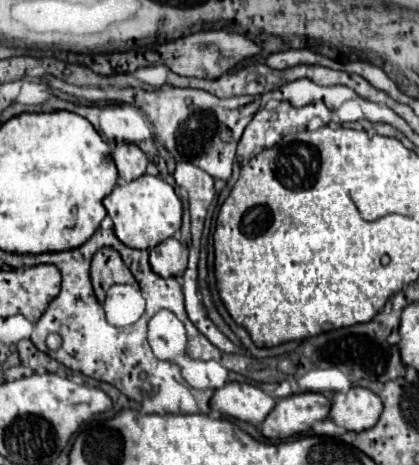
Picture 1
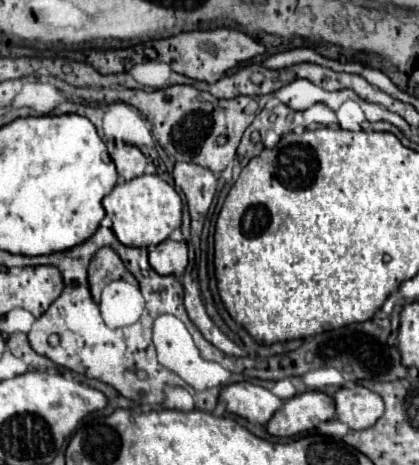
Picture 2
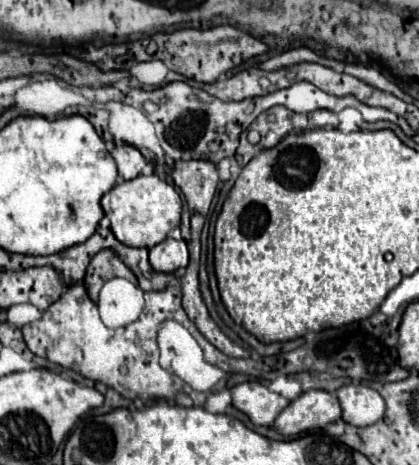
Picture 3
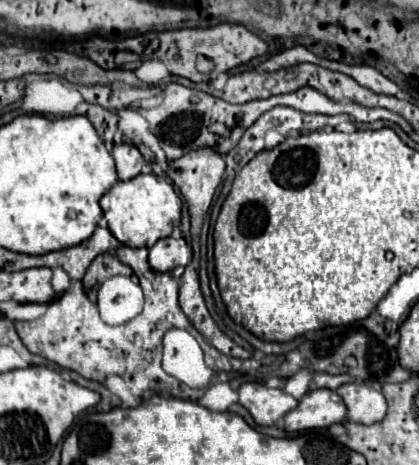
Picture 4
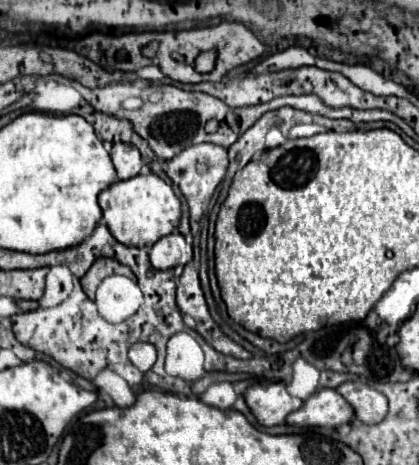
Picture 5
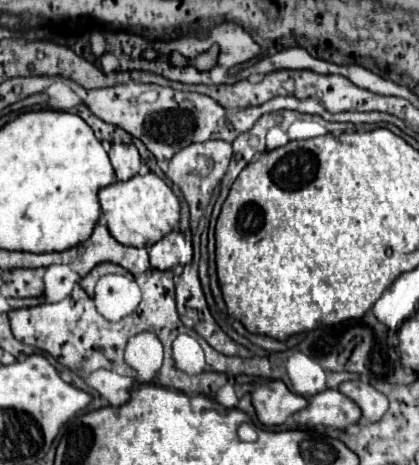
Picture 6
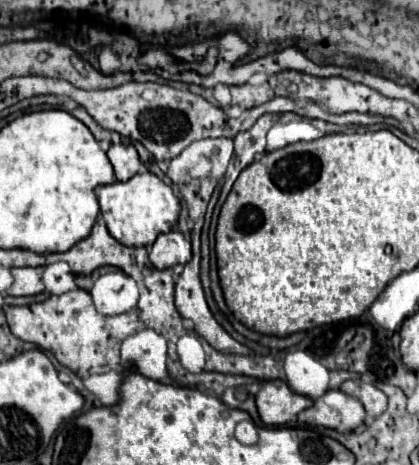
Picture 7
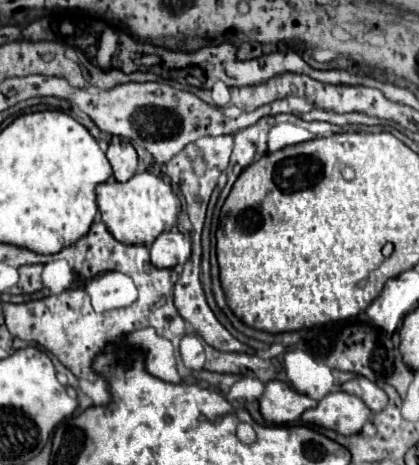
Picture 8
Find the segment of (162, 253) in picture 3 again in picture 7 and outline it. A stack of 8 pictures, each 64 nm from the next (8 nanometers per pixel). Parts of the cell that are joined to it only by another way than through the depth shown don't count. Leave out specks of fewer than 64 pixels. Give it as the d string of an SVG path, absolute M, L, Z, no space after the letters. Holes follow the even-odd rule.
M180 230L160 234L150 248L150 262L158 270L172 268L176 264L186 264L192 258L192 246L189 239L182 236Z

